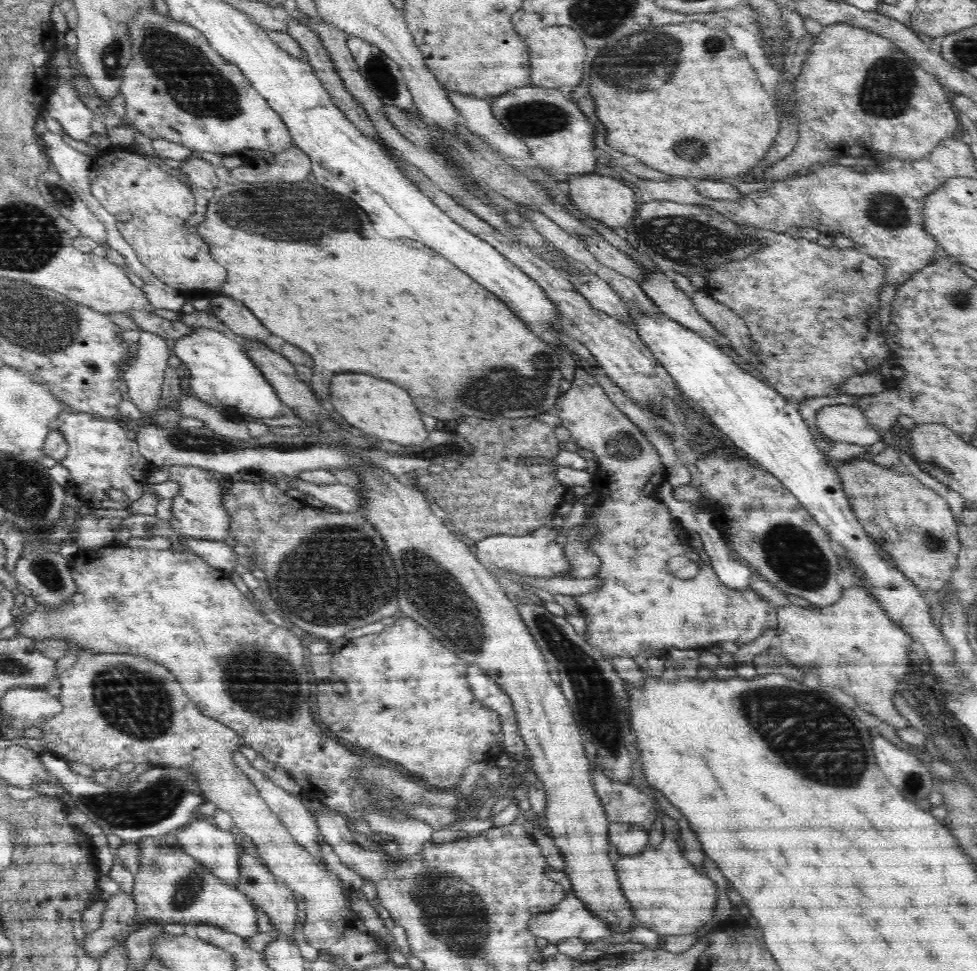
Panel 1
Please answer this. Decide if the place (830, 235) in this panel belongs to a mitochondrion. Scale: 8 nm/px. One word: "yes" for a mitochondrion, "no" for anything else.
no

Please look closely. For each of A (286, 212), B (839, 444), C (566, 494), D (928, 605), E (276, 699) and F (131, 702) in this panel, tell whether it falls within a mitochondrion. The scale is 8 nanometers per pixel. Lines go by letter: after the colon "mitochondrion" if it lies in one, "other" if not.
A: mitochondrion
B: other
C: other
D: other
E: mitochondrion
F: mitochondrion

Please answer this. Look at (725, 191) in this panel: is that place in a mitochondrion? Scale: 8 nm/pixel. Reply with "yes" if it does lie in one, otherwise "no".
no

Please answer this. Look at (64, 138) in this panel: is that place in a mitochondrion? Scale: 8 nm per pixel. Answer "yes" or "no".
no

